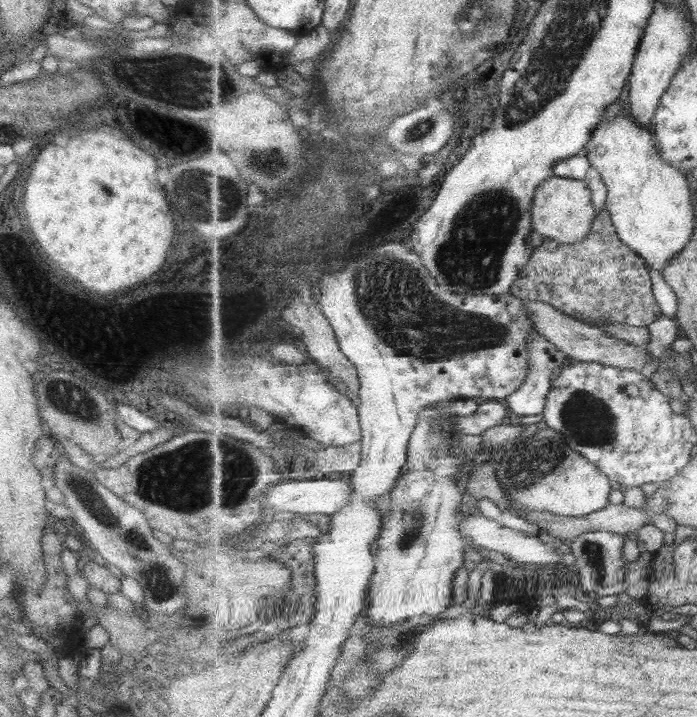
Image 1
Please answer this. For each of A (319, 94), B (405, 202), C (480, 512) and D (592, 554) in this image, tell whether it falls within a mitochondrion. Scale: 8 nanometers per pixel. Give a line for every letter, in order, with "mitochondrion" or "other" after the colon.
A: other
B: other
C: other
D: mitochondrion

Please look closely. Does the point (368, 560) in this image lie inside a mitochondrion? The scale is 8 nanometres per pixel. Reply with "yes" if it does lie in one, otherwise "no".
no

